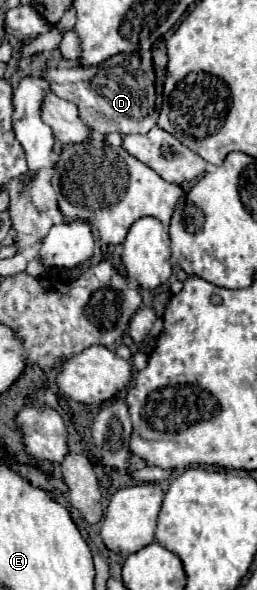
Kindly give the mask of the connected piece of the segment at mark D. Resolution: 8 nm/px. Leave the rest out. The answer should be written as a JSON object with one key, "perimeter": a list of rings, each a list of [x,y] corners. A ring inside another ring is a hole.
{"perimeter":[[[130,52],[116,54],[100,66],[90,68],[46,66],[40,76],[50,82],[50,90],[56,96],[76,104],[84,124],[98,134],[146,134],[150,128],[156,126],[158,112],[154,106],[154,68],[150,62],[150,52],[148,64],[142,60],[142,52]]]}

